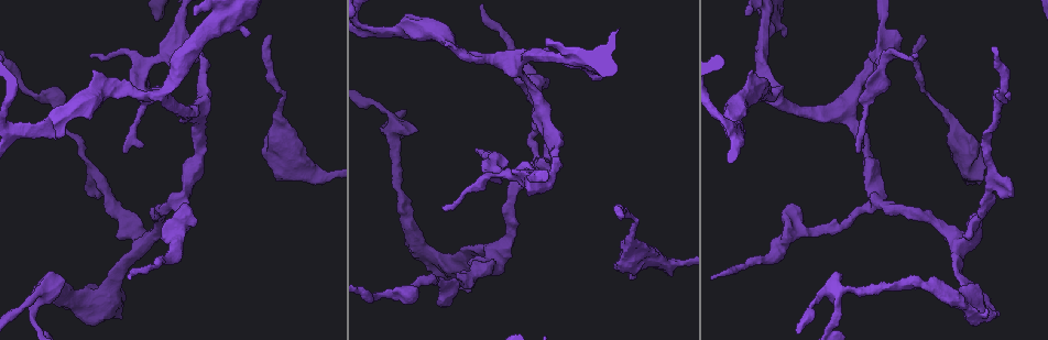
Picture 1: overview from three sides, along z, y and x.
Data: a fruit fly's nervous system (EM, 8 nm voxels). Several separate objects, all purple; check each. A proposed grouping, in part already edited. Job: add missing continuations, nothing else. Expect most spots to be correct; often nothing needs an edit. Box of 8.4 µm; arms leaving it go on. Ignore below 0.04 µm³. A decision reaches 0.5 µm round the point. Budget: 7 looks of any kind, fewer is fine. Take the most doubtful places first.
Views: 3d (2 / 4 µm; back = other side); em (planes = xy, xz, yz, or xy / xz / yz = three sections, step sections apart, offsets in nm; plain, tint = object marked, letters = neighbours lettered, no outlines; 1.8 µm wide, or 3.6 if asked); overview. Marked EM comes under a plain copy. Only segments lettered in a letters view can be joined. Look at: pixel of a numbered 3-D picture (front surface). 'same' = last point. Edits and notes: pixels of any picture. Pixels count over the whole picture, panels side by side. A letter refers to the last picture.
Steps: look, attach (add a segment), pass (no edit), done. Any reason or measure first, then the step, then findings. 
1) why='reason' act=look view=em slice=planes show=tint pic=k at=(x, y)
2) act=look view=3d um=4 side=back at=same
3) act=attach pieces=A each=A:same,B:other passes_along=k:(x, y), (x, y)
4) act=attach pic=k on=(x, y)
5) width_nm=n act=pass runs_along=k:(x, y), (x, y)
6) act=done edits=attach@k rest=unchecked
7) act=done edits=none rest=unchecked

why='long arm stops here' act=look view=em slice=planes show=letters pic=1 at=(622, 211)

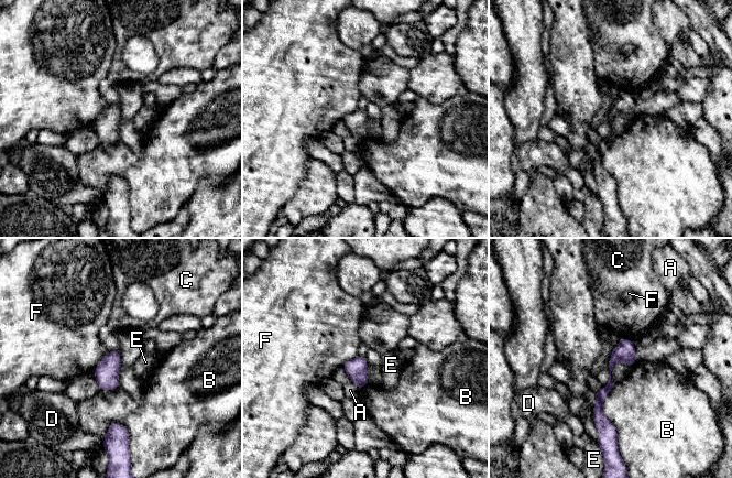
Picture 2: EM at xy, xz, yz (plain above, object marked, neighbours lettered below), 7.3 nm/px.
longest_contact=B:400nm act=pass each=A:other,B:other,C:other,D:other,E:other,F:other found='none of them fits'

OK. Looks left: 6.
why='thick end' act=look view=em slice=planes show=tint pic=1 at=(627, 276)

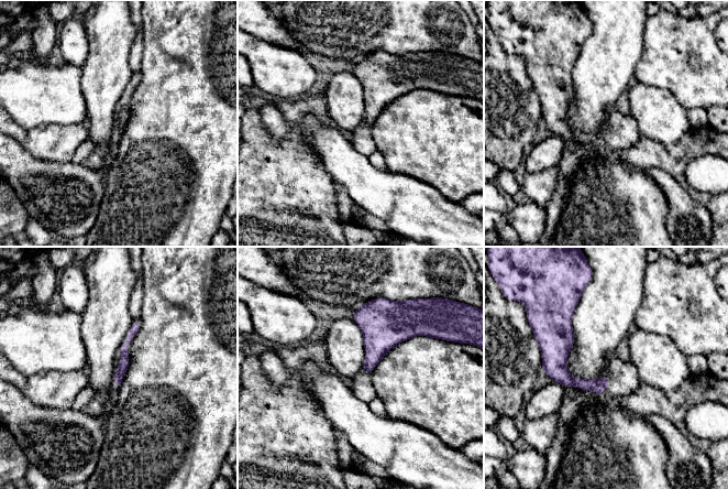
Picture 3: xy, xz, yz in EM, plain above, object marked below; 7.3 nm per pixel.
act=look view=em slice=planes show=letters at=same

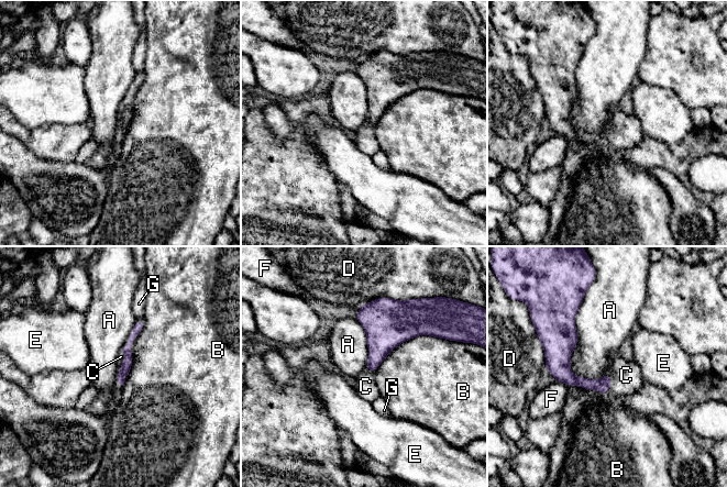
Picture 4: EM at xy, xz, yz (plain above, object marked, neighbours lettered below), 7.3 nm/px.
act=attach pieces=C each=A:other,B:other,C:same,D:other,E:other,F:other,G:other passes_along=4:(127, 363), (123, 350), (121, 356) found='it goes on there'

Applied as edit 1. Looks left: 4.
act=look view=overview

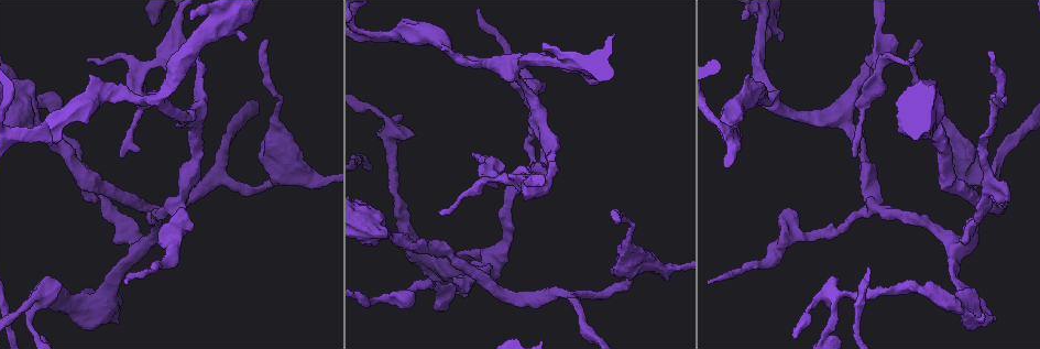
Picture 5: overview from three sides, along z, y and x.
why='stops while still wide' act=look view=em um=3.6 slice=xy step=16 show=letters pic=5 at=(935, 84)

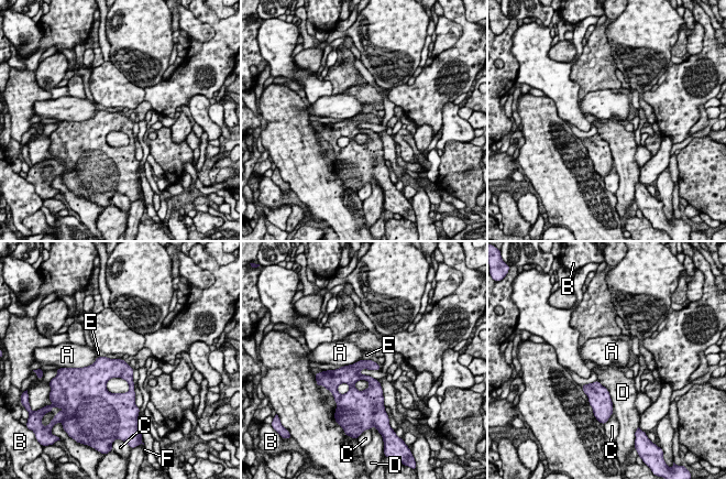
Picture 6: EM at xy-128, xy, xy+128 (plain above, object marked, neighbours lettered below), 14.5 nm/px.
act=look view=em um=3.6 slice=planes show=letters at=same

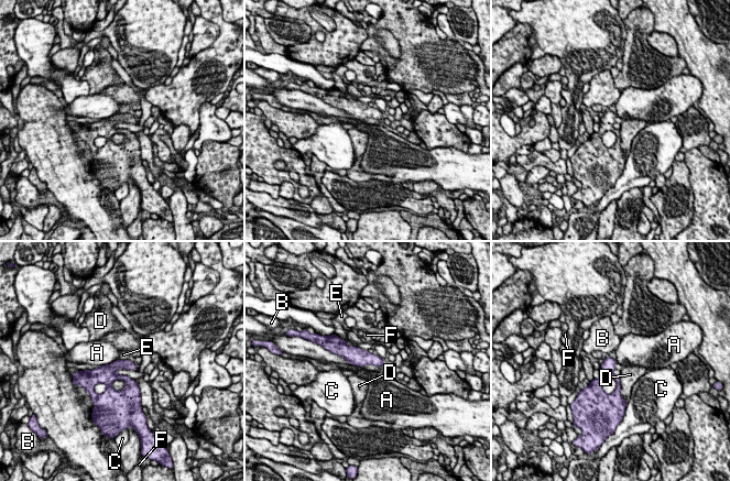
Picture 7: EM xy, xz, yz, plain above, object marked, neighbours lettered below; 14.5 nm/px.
act=pass each=A:other,B:other,C:other,D:other,E:other,F:other runs_along=7:(609, 360), (618, 381), (613, 396) found='none of them fits'

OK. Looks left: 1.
act=done edits=attach@4 rest=unchecked

